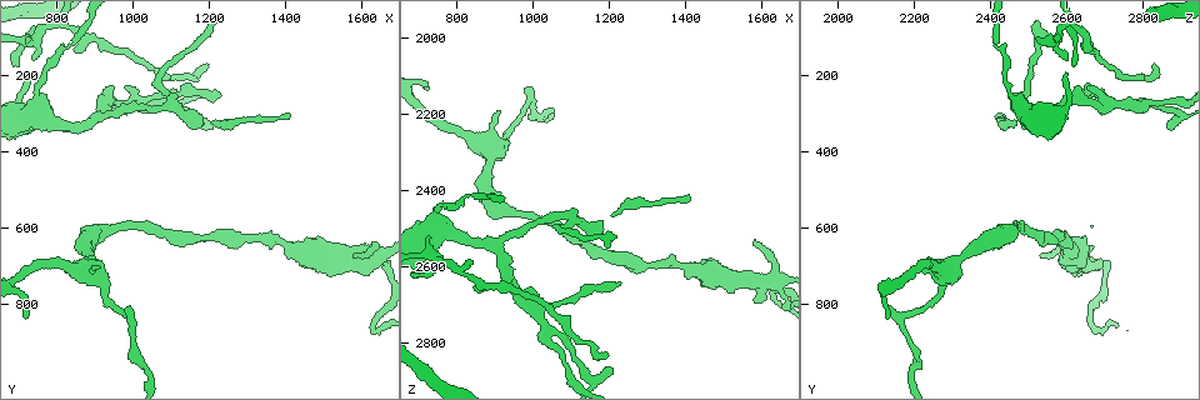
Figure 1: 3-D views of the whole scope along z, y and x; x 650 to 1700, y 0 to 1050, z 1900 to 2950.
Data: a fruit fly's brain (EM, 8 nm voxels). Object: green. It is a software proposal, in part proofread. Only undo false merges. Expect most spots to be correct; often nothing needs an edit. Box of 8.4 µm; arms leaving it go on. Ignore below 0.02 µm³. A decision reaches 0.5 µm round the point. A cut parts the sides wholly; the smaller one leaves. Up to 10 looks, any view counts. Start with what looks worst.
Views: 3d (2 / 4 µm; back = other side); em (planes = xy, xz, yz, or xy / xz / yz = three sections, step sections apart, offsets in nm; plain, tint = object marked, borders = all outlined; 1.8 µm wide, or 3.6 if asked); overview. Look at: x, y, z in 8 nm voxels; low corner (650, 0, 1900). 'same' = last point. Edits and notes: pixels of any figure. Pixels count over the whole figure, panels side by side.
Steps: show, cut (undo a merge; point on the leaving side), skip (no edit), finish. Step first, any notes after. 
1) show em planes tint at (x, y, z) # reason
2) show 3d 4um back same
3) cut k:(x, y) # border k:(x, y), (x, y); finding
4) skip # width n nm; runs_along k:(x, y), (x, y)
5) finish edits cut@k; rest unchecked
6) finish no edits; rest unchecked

show em 3.6um planes tint at (1010, 270, 2715) # four or more arms meet

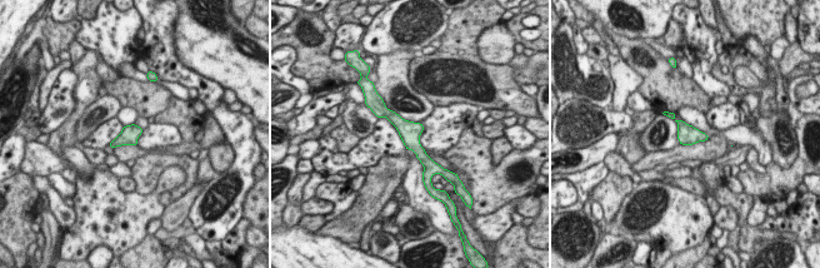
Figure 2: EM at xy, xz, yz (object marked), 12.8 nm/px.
skip # runs_along 2:(383, 112), (410, 134), (429, 164); one neuron here

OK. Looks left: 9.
show 3d 4um back at (880, 685, 2315) # calibre changes

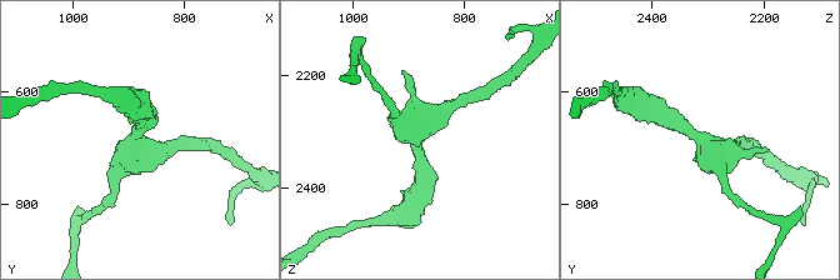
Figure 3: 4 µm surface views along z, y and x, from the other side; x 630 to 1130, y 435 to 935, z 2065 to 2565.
show em planes tint at (885, 690, 2315) # now the EM

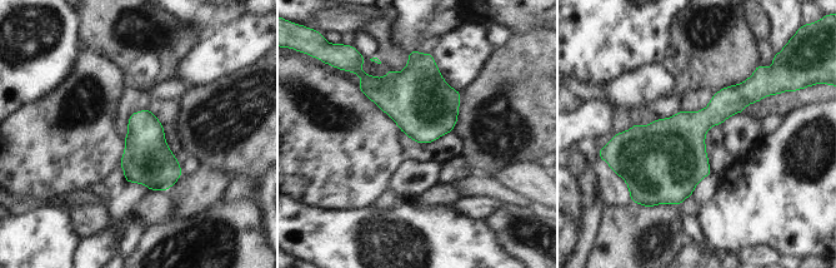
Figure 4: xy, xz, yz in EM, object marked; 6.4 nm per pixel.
skip # all the same neuron

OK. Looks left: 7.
show 3d 2um at (1615, 680, 2645) # three arms meet

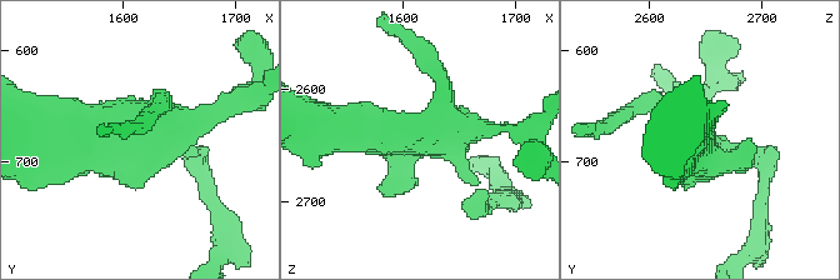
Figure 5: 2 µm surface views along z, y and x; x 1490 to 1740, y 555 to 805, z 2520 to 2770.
show em yz step 4 borders at (1608, 682, 2640)

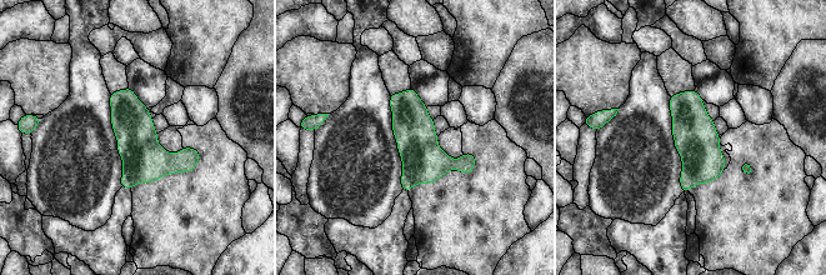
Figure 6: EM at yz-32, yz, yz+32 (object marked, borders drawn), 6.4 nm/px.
skip # width 280 nm; continuous, no second neuron

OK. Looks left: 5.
show 3d 4um at (1100, 265, 2475) # branch point

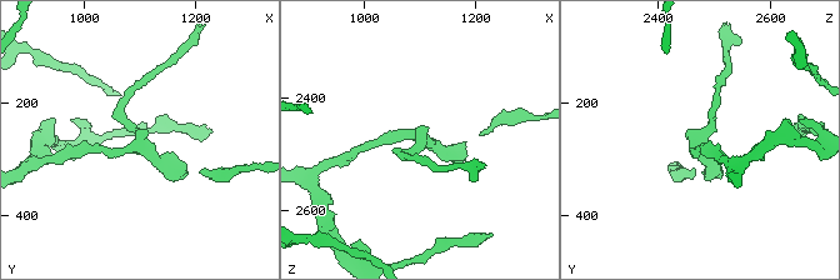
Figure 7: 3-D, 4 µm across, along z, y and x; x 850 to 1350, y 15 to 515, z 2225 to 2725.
show em planes tint at (1105, 265, 2475) # shape alone is not enough

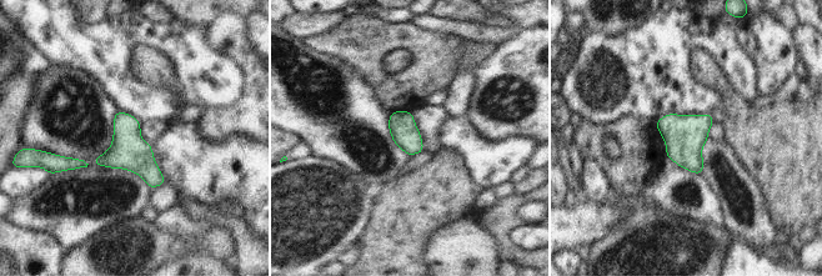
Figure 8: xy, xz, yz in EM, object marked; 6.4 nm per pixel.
skip # all the same neuron

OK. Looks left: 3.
finish no edits; rest unchecked

